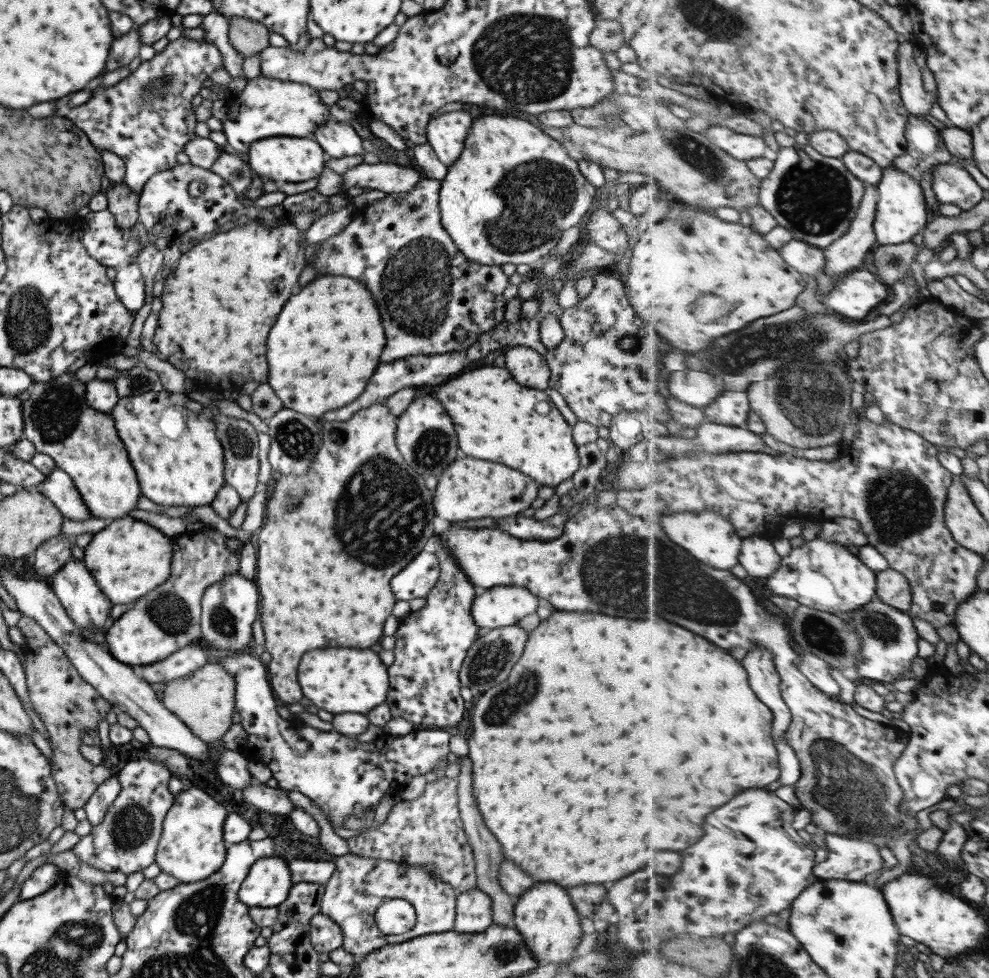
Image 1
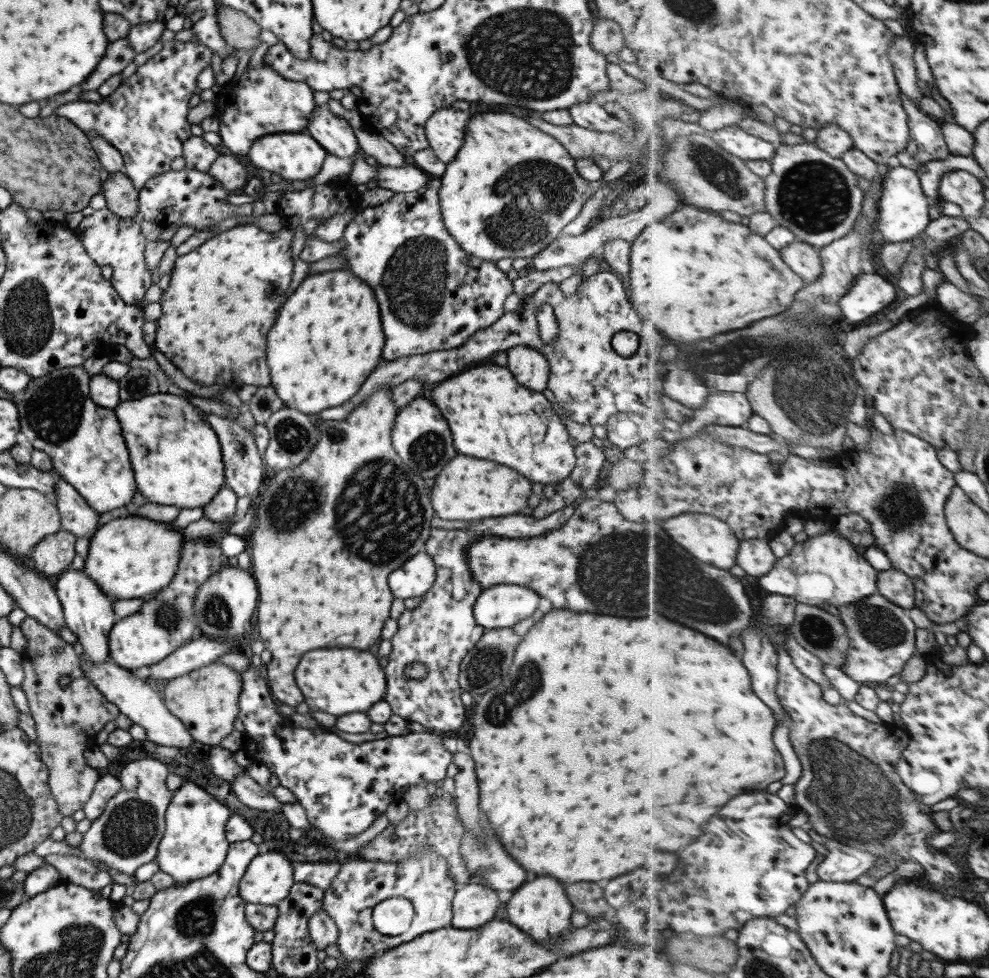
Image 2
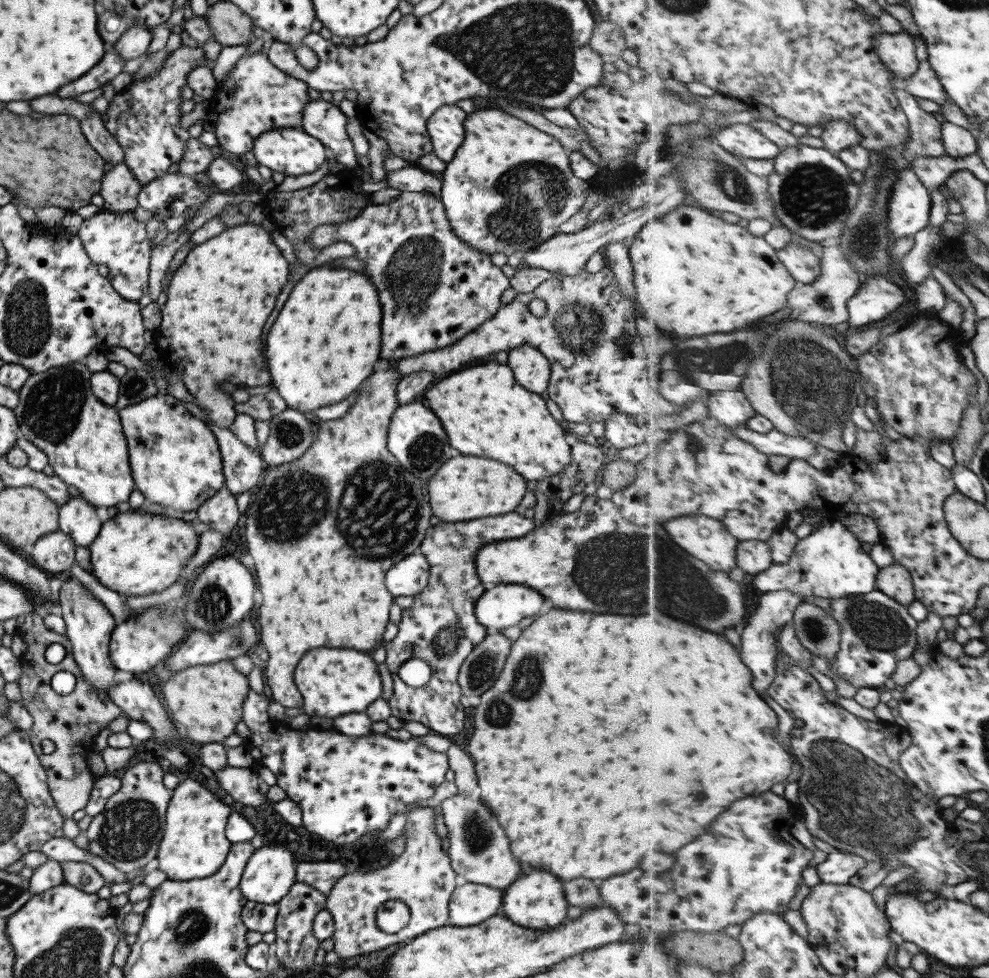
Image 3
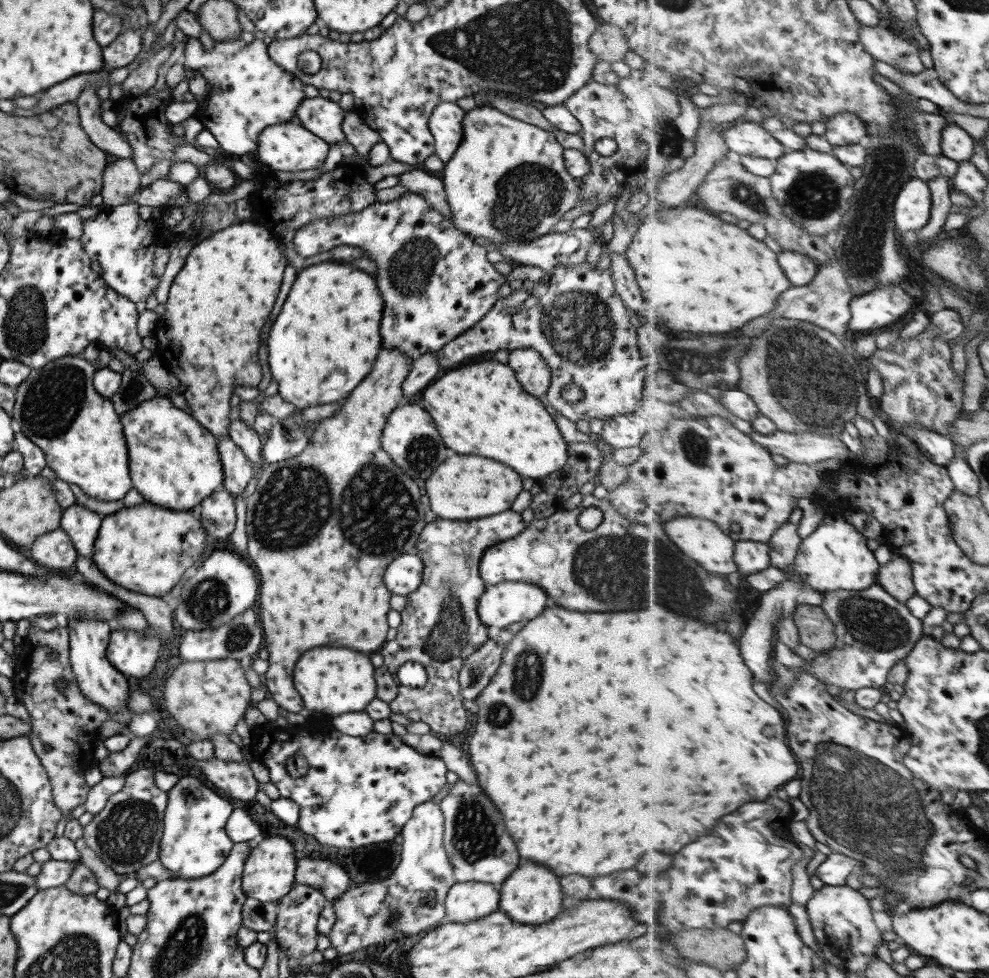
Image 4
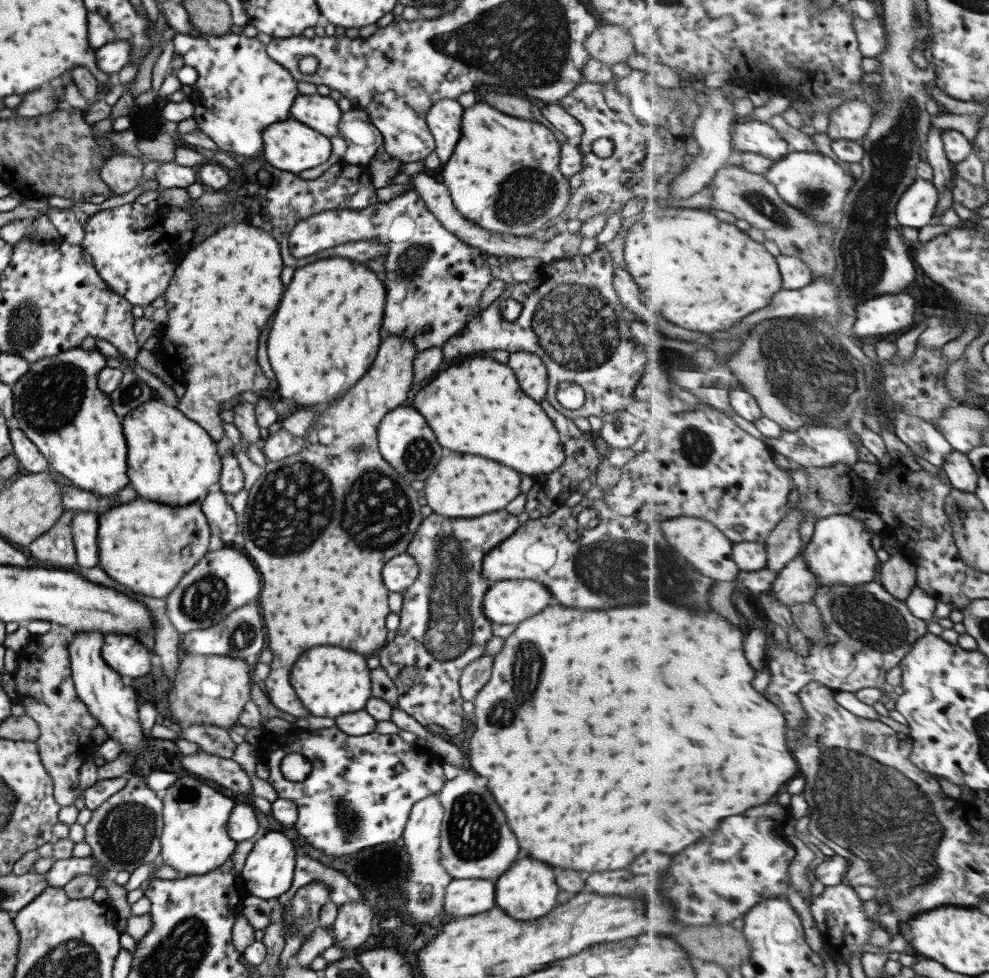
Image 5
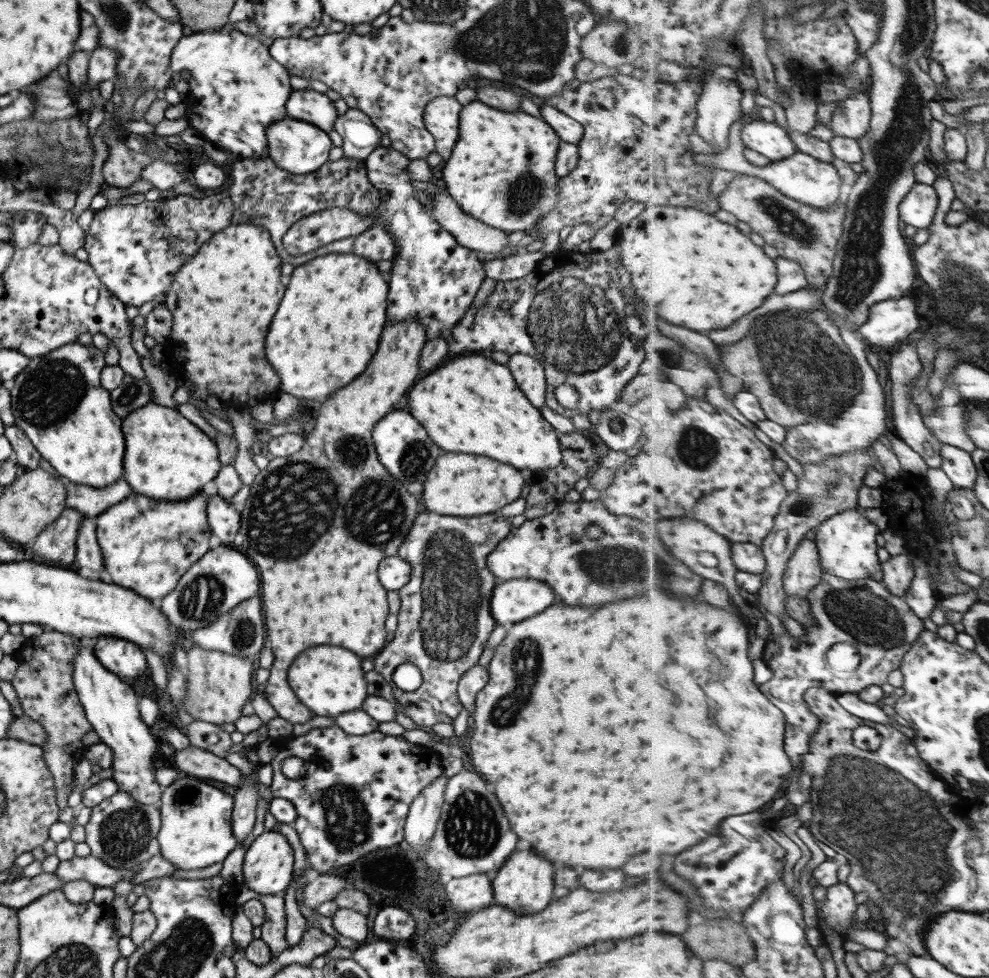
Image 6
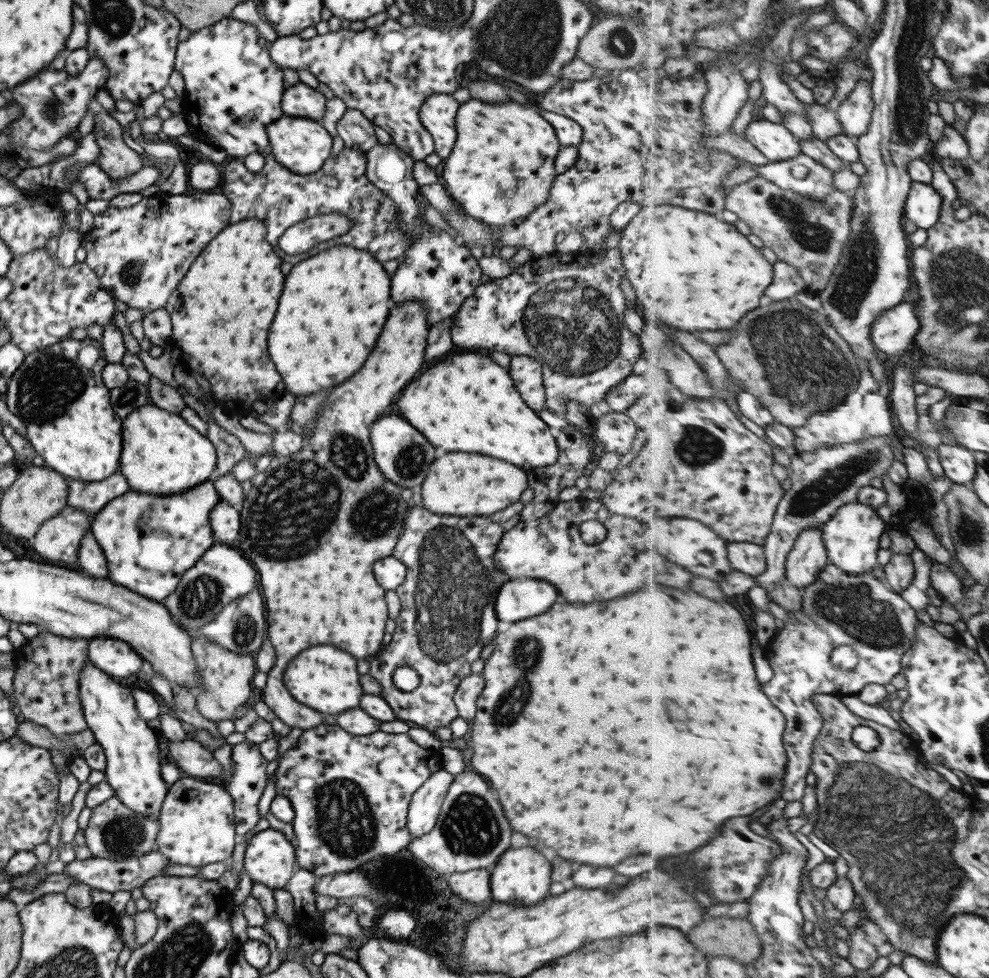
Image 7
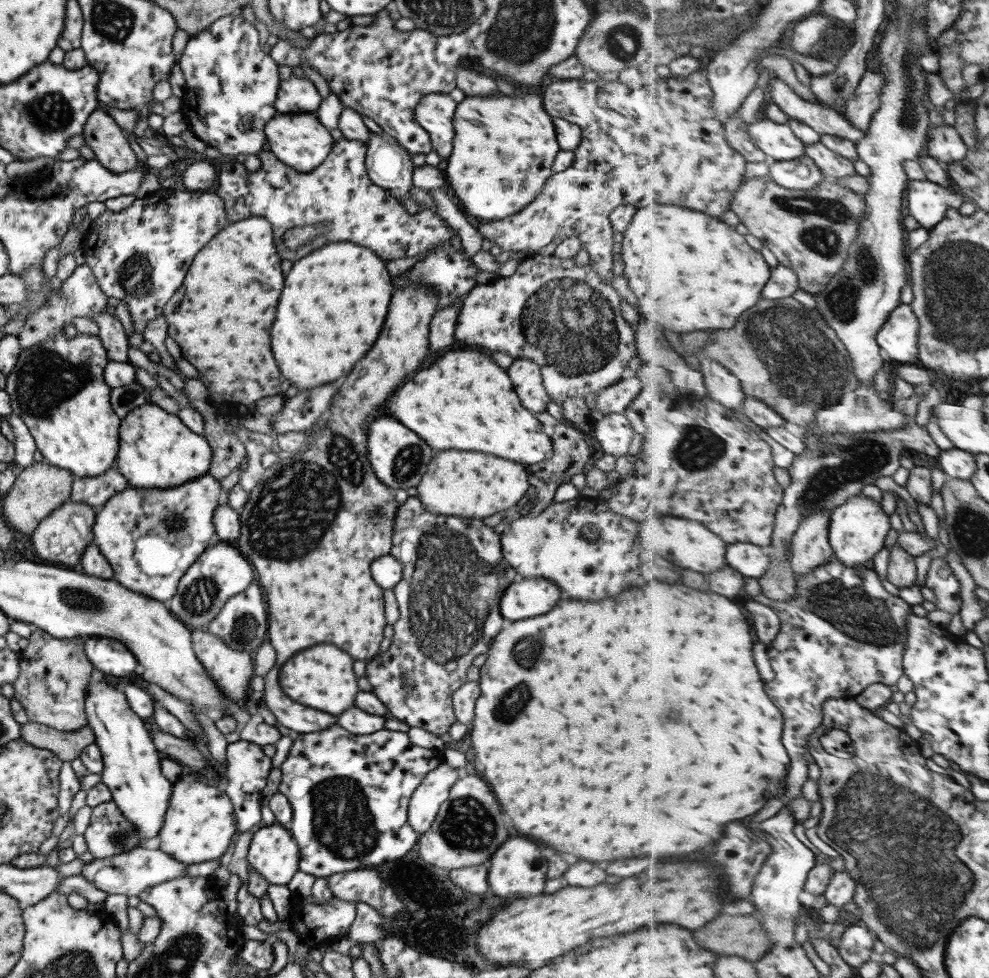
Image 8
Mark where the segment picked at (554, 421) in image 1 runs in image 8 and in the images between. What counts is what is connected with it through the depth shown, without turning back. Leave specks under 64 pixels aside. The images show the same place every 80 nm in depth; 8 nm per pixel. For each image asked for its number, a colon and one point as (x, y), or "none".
2: (490, 416)
3: (484, 413)
4: (480, 409)
5: (476, 407)
6: (471, 405)
7: (467, 403)
8: (463, 401)

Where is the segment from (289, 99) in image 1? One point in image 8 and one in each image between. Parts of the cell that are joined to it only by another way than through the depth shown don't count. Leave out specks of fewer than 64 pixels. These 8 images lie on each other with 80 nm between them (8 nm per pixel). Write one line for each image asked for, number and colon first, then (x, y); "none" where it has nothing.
2: (260, 102)
3: (255, 97)
4: (247, 92)
5: (239, 90)
6: (236, 90)
7: (232, 89)
8: (230, 85)

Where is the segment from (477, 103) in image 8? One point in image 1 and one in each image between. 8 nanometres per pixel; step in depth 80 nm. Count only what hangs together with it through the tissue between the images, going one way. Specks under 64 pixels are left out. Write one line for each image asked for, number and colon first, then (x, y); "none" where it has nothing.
1: (512, 190)
2: (509, 190)
3: (508, 187)
4: (506, 182)
5: (503, 175)
6: (501, 171)
7: (501, 167)

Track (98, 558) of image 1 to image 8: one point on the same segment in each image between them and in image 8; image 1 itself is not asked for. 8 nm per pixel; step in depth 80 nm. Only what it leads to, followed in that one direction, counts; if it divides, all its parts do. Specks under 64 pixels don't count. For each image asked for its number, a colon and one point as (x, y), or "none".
2: (127, 557)
3: (135, 552)
4: (128, 543)
5: (146, 547)
6: (140, 539)
7: (148, 541)
8: (175, 525)

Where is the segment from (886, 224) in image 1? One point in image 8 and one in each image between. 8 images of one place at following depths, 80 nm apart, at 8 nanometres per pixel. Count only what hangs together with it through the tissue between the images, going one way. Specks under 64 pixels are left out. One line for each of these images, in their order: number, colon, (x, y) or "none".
2: (904, 206)
3: (910, 206)
4: (913, 210)
5: (918, 207)
6: (919, 208)
7: (924, 205)
8: (928, 203)

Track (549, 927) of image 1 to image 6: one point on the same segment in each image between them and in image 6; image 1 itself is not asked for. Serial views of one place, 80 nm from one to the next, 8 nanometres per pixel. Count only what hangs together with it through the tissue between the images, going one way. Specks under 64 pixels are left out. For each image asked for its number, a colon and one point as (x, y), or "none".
2: (539, 908)
3: (535, 900)
4: (530, 895)
5: (526, 890)
6: (523, 884)

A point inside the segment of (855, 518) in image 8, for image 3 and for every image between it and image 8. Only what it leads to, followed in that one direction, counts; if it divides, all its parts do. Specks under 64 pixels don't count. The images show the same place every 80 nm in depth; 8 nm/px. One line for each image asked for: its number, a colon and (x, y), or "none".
3: (830, 562)
4: (835, 556)
5: (840, 552)
6: (847, 542)
7: (852, 536)

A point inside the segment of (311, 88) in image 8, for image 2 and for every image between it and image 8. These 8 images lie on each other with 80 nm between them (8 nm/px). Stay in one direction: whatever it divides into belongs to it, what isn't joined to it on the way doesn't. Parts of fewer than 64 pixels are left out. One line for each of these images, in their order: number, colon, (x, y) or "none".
2: (333, 133)
3: (323, 121)
4: (321, 116)
5: (321, 113)
6: (316, 108)
7: (298, 100)

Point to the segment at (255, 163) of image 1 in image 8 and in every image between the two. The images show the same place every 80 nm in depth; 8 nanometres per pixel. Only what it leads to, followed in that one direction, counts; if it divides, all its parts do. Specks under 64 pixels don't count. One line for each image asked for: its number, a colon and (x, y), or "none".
2: (293, 156)
3: (291, 151)
4: (288, 147)
5: (289, 145)
6: (298, 147)
7: (301, 145)
8: (298, 140)

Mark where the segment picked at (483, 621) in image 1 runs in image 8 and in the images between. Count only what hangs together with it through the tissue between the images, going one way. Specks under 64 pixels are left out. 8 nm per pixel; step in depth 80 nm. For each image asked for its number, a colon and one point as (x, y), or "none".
2: (501, 606)
3: (500, 606)
4: (499, 605)
5: (505, 602)
6: (511, 601)
7: (516, 600)
8: (534, 596)

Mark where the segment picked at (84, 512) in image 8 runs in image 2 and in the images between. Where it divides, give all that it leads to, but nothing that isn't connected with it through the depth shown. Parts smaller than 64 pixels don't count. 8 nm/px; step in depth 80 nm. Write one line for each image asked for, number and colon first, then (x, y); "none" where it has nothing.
2: (51, 555)
3: (54, 552)
4: (54, 549)
5: (55, 545)
6: (57, 541)
7: (58, 538)

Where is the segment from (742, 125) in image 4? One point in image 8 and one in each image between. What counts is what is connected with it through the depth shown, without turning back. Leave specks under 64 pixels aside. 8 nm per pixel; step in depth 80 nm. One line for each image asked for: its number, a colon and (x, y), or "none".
5: (763, 138)
6: (774, 141)
7: (775, 140)
8: (779, 141)

